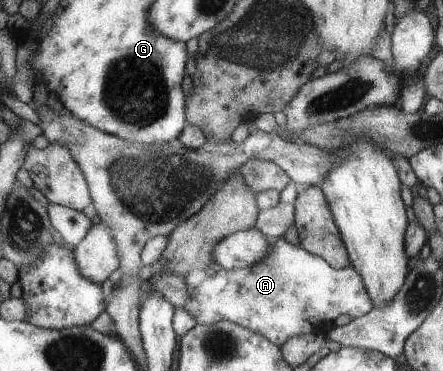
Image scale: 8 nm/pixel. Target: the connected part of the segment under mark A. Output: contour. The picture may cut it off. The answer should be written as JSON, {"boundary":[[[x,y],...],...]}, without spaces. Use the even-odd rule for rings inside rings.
{"boundary":[[[282,238],[270,239],[271,250],[263,260],[249,268],[237,270],[225,270],[216,267],[209,272],[208,279],[200,285],[189,288],[192,297],[182,308],[191,313],[198,324],[213,324],[222,320],[228,320],[242,327],[260,333],[272,343],[280,346],[287,339],[311,334],[312,332],[325,332],[326,324],[342,314],[352,315],[353,318],[362,317],[373,309],[374,304],[367,294],[363,277],[355,267],[351,265],[342,269],[334,269],[321,257],[308,253],[306,249],[290,243]]]}

